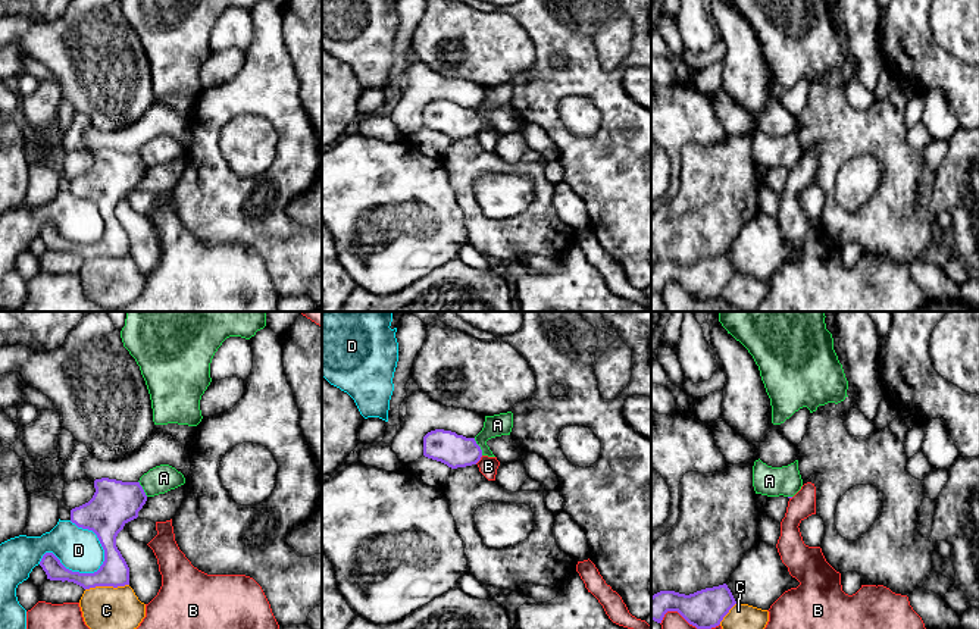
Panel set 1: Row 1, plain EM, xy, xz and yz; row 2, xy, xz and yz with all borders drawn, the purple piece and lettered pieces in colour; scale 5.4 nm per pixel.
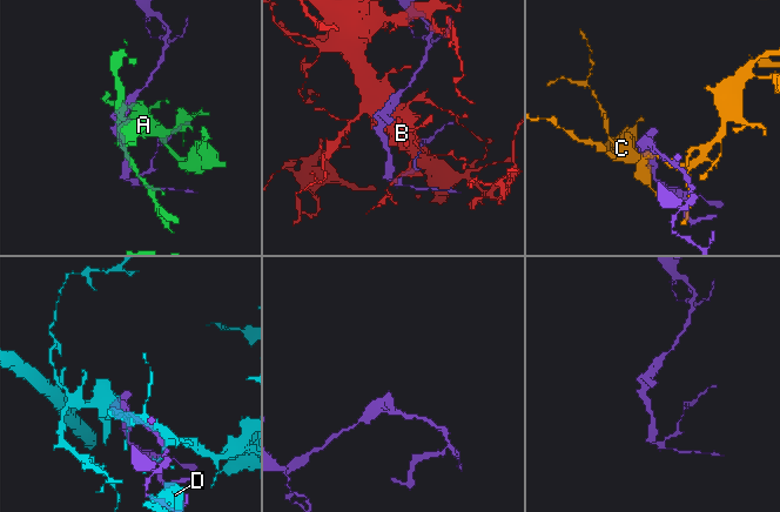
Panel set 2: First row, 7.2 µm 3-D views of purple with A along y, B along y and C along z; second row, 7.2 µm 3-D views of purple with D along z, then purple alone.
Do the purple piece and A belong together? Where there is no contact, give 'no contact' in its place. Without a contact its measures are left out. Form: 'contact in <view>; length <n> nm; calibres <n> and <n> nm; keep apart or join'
contact in xz; length 110 nm; calibres 180 and 120 nm; keep apart

